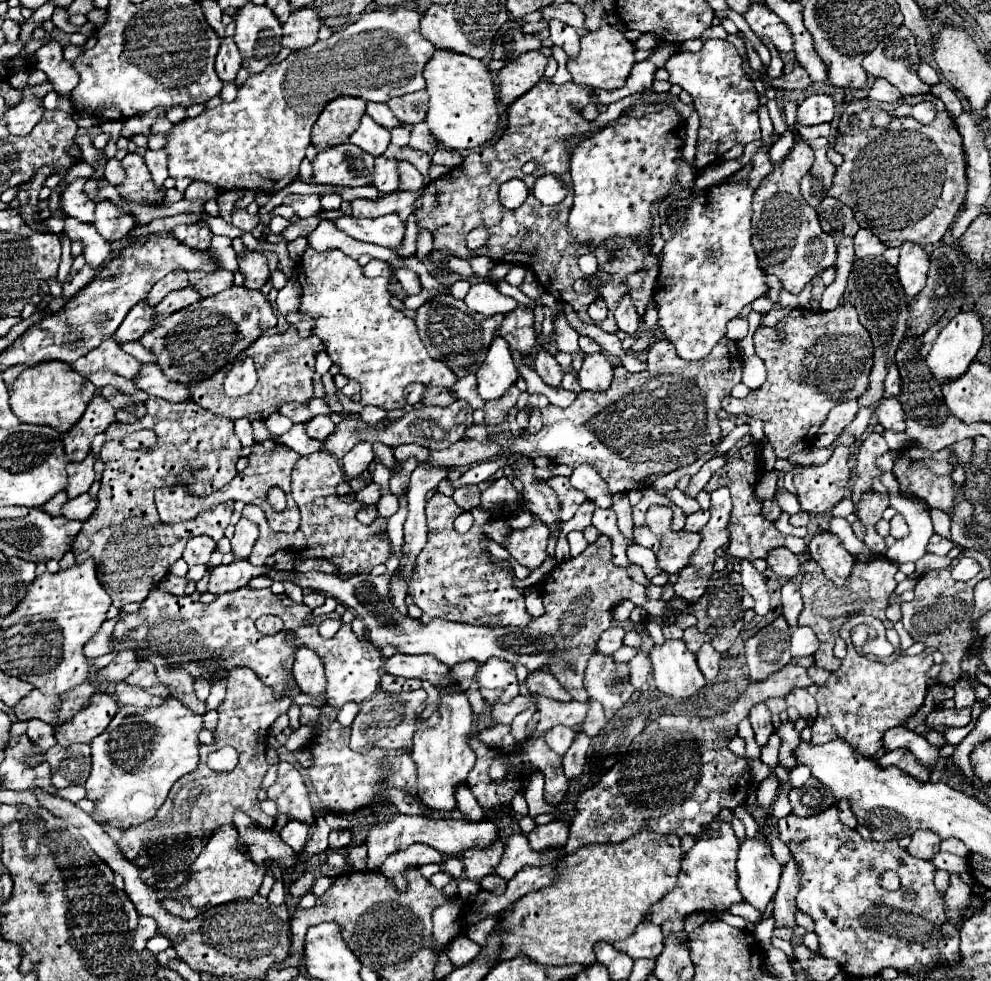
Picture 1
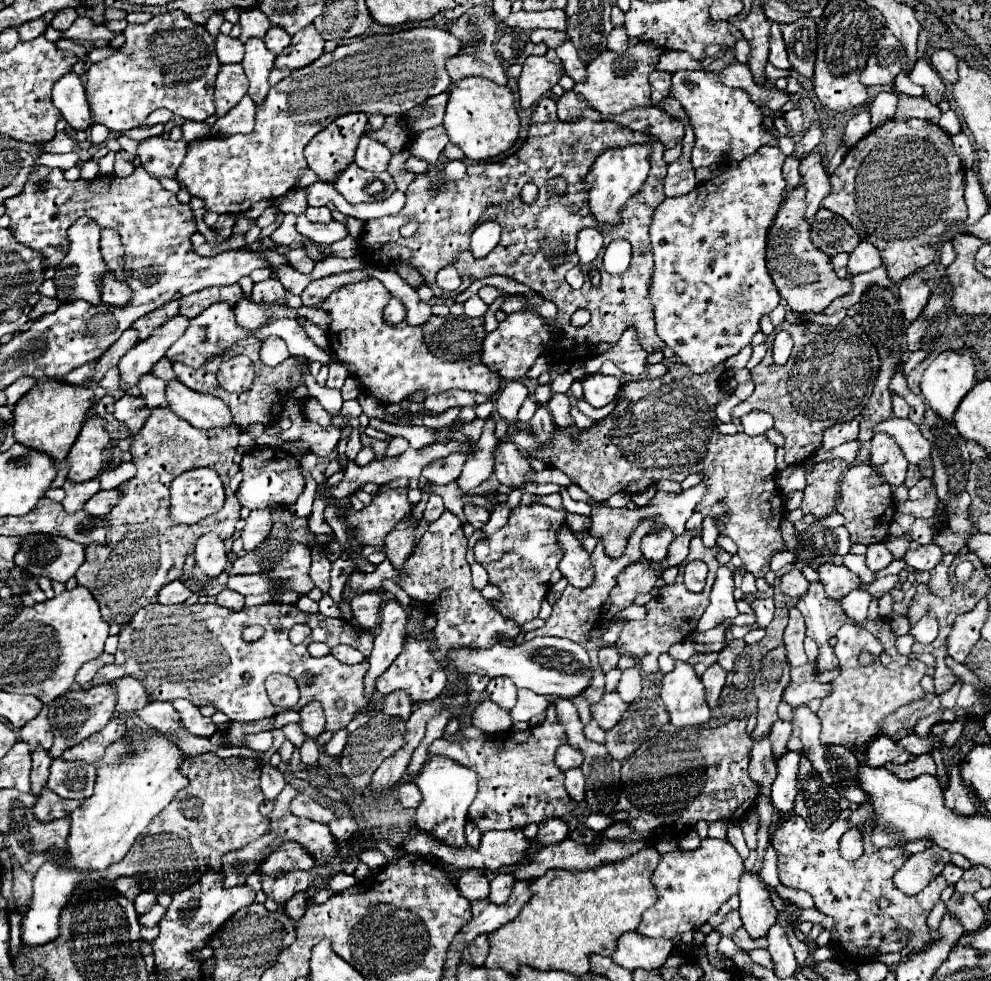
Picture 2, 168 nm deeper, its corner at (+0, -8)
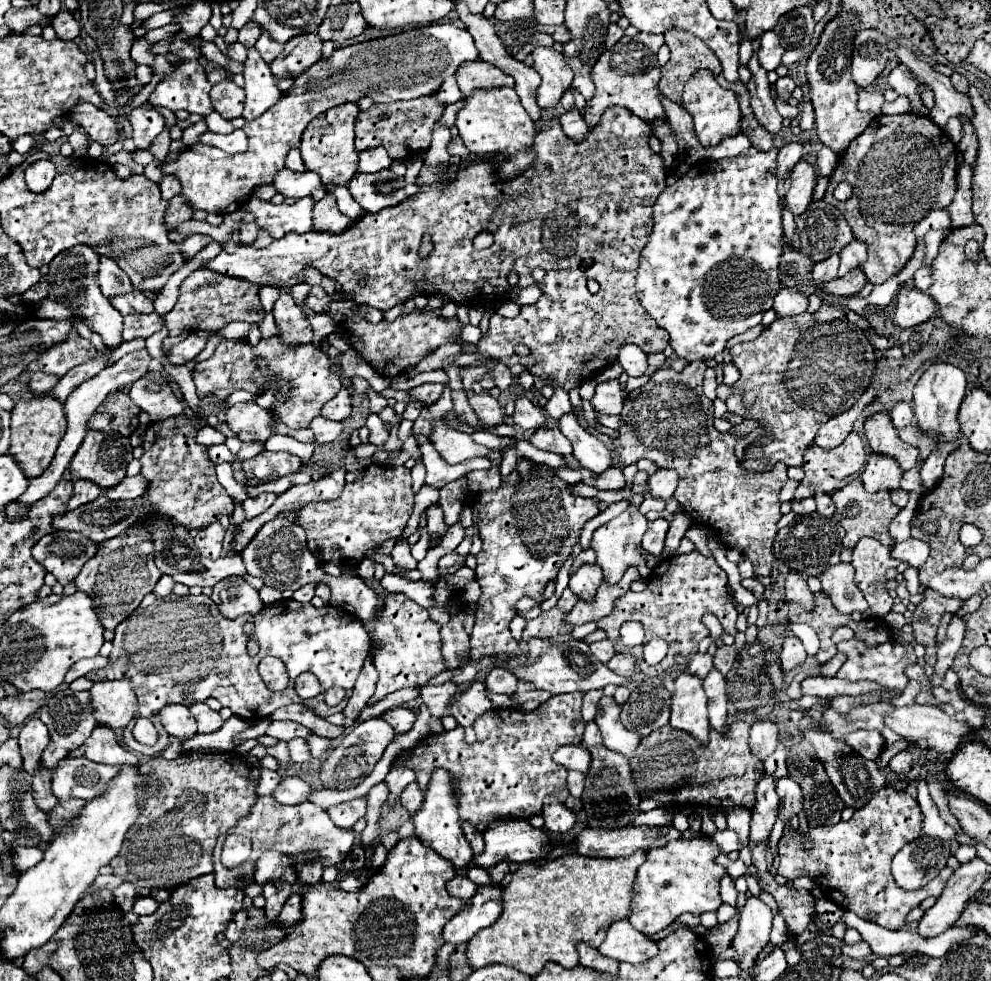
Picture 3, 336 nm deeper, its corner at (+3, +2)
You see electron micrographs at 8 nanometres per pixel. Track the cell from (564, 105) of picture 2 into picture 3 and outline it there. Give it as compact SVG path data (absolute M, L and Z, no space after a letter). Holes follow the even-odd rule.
M573 107L573 109L569 109L569 111L565 111L563 115L561 115L561 127L563 127L563 131L565 131L565 135L567 137L571 137L573 141L581 141L583 137L585 137L585 133L589 131L589 125L587 125L587 121L585 121L585 117L579 113L579 109L577 107Z

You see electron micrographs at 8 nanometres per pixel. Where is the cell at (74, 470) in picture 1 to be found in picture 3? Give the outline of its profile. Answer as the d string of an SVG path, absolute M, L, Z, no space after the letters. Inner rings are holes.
M73 481L73 497L69 499L67 509L77 509L89 501L95 501L103 489L97 489L93 481Z

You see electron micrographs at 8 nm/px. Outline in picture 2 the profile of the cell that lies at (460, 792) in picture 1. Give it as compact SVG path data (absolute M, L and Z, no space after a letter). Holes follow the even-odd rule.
M468 821L468 823L466 823L466 841L468 841L468 847L478 849L480 837L482 837L482 833L478 831L478 827L476 827L472 821Z

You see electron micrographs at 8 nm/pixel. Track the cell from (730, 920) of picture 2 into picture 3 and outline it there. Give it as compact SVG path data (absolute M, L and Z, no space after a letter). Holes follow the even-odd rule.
M727 875L721 879L721 899L723 899L723 903L727 903L731 907L737 905L735 903L737 901L737 889L735 889L731 877L727 877Z

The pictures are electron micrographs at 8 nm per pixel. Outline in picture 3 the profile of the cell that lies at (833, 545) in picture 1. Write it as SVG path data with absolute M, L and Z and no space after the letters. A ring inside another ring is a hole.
M851 563L831 565L825 573L821 573L819 579L821 579L823 591L829 595L829 599L841 613L847 613L847 615L853 611L863 613L867 609L867 601L861 589L857 589Z

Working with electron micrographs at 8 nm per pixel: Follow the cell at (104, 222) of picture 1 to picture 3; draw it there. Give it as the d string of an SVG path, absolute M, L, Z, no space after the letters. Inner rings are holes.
M101 257L99 261L99 287L105 297L133 291L133 285L127 273L111 257Z

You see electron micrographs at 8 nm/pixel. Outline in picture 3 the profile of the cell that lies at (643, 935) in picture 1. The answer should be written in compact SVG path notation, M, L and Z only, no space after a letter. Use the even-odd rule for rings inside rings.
M623 919L613 923L607 929L607 937L601 943L599 951L605 957L617 959L617 961L627 961L627 963L643 963L653 959L659 953L657 941L649 939L645 933L633 929L633 925Z

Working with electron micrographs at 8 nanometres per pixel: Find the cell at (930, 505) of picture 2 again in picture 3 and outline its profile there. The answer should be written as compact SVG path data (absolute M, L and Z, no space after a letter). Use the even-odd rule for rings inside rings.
M935 361L935 363L931 363L923 371L923 375L919 377L919 381L915 385L915 391L913 391L913 409L915 409L917 425L925 433L943 435L943 441L937 443L939 445L937 451L933 451L929 455L929 459L923 463L923 467L921 467L921 487L923 487L923 493L927 493L929 489L933 489L933 485L937 485L937 481L941 479L941 473L943 473L945 457L957 447L957 437L959 437L957 411L959 411L959 405L961 405L961 401L965 397L965 391L967 391L965 373L959 367L949 365L947 361Z

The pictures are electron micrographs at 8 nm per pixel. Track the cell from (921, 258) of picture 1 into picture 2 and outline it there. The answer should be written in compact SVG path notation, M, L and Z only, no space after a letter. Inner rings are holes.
M920 273L910 275L908 279L900 281L900 305L902 305L902 313L904 317L912 323L920 317L922 309L926 307L928 299L930 299L930 285L920 277Z

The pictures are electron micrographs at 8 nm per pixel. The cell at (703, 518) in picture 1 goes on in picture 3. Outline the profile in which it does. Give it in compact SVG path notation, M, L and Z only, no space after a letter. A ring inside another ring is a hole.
M681 511L681 513L677 513L677 515L673 517L671 527L669 527L669 533L667 533L667 541L665 541L663 557L673 557L675 549L679 547L683 535L685 535L685 531L687 531L691 525L693 525L693 519L691 519L685 511Z

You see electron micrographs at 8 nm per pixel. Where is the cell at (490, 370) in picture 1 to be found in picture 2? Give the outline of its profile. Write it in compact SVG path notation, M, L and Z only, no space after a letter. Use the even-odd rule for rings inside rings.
M508 381L496 395L496 411L500 417L508 419L510 423L518 423L518 409L522 407L524 399L528 397L528 389L518 381Z

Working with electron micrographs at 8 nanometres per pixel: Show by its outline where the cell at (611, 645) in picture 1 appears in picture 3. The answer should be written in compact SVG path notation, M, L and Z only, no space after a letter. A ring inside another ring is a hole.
M603 639L603 641L597 641L597 643L591 643L591 653L601 661L601 663L607 663L613 655L615 655L615 649L613 649L613 643L609 639Z

